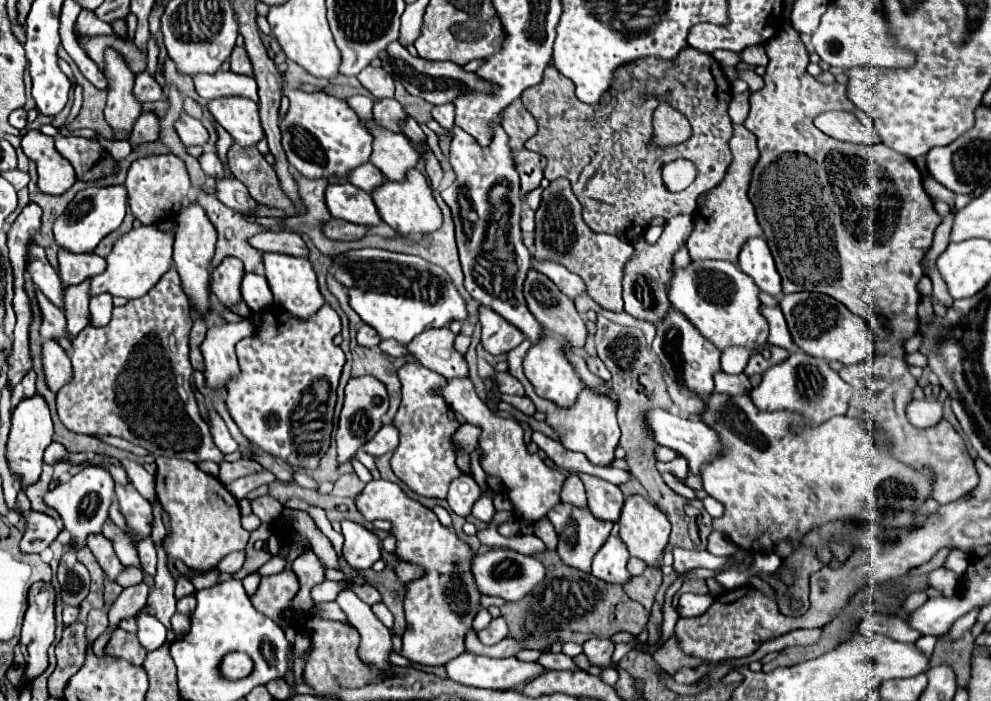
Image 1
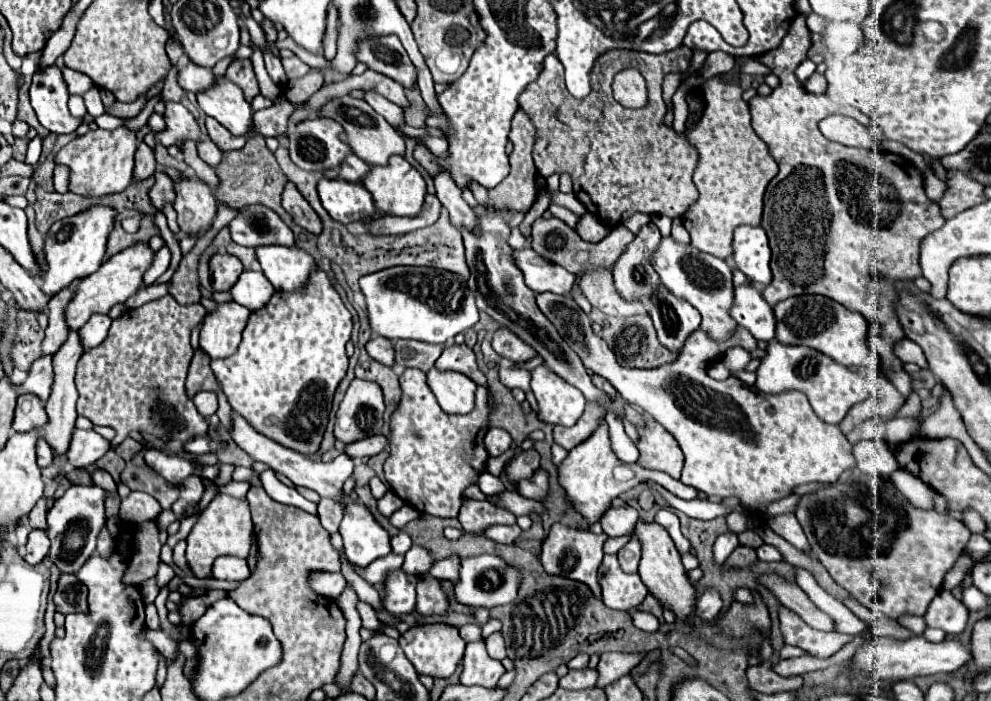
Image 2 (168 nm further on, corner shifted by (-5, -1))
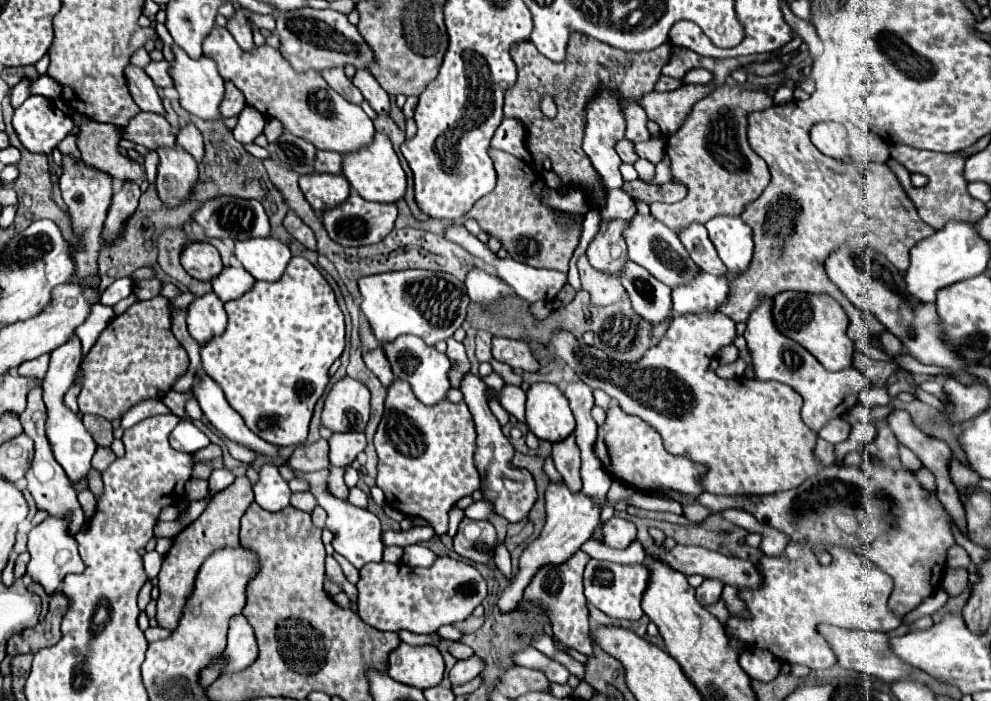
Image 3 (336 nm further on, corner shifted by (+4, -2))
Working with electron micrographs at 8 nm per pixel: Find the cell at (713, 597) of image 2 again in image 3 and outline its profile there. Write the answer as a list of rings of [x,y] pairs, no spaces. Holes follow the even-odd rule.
[[[705,579],[705,581],[697,587],[697,601],[699,601],[703,607],[715,603],[715,601],[721,597],[723,587],[725,587],[725,583],[721,583],[719,579]]]

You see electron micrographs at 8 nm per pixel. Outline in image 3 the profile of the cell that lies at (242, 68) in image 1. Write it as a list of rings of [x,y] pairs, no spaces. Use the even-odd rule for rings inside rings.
[[[225,83],[225,99],[221,101],[221,117],[229,119],[229,117],[237,117],[245,107],[243,95],[241,91],[237,91],[237,87],[233,83]]]

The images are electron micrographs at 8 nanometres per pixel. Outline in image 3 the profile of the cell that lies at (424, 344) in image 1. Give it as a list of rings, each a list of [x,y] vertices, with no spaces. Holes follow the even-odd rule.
[[[471,373],[465,375],[465,379],[461,381],[461,393],[463,393],[465,403],[467,403],[473,419],[475,419],[475,431],[477,431],[475,467],[481,475],[481,493],[483,493],[483,499],[493,505],[493,511],[497,515],[505,517],[509,523],[517,523],[523,517],[527,517],[529,509],[535,503],[535,497],[537,497],[535,481],[533,481],[533,477],[527,469],[513,467],[511,459],[515,455],[515,449],[509,443],[509,439],[503,435],[499,421],[489,411],[489,405],[487,405],[487,399],[485,399],[485,389],[487,389],[487,385]]]

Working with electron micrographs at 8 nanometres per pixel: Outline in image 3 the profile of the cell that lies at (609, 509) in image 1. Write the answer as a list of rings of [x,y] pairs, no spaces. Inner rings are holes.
[[[613,517],[603,525],[603,535],[605,535],[605,543],[609,547],[625,549],[625,547],[629,547],[629,543],[633,543],[637,529],[631,521],[621,519],[621,517]]]

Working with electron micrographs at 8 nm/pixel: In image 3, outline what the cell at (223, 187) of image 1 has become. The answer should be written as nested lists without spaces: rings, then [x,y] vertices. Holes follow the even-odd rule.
[[[143,113],[133,117],[123,131],[123,139],[143,145],[147,149],[157,149],[157,147],[171,147],[175,145],[175,137],[169,133],[169,123],[161,115],[153,113]]]

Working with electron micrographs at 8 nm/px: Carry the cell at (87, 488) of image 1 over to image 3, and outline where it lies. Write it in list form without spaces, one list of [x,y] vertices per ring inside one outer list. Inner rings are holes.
[[[47,517],[43,523],[39,523],[37,527],[31,529],[29,533],[29,555],[31,555],[31,561],[27,563],[27,575],[39,583],[47,595],[53,595],[61,589],[61,583],[63,583],[63,577],[67,573],[81,573],[83,571],[83,561],[79,557],[79,551],[77,551],[77,541],[75,537],[69,533],[69,523],[65,519],[53,519],[53,517]]]

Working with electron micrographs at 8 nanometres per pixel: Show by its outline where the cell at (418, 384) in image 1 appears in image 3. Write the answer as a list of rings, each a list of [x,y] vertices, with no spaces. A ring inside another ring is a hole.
[[[395,379],[395,383],[387,391],[385,413],[375,433],[375,451],[379,457],[377,465],[377,487],[383,489],[387,505],[401,511],[409,517],[423,517],[435,529],[435,535],[443,535],[448,531],[449,511],[451,507],[465,495],[471,495],[479,489],[481,477],[473,463],[475,453],[475,423],[467,409],[465,401],[452,403],[447,407],[425,407],[411,391],[409,383]]]

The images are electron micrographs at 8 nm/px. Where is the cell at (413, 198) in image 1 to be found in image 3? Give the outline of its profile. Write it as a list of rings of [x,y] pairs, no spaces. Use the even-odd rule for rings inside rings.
[[[375,133],[373,143],[369,147],[361,147],[357,151],[351,151],[349,155],[343,155],[341,163],[341,173],[349,181],[349,185],[367,201],[377,201],[377,203],[395,203],[403,199],[405,187],[407,187],[407,177],[405,171],[399,163],[397,153],[391,147],[391,141],[385,133]]]

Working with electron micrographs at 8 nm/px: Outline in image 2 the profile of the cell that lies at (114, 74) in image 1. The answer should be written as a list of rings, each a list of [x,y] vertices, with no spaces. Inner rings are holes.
[[[120,126],[116,130],[96,130],[86,132],[84,136],[74,138],[68,142],[58,154],[56,164],[66,164],[70,172],[70,192],[82,194],[82,196],[104,196],[112,192],[122,192],[132,176],[134,176],[134,154],[138,148],[136,132],[128,126]]]

